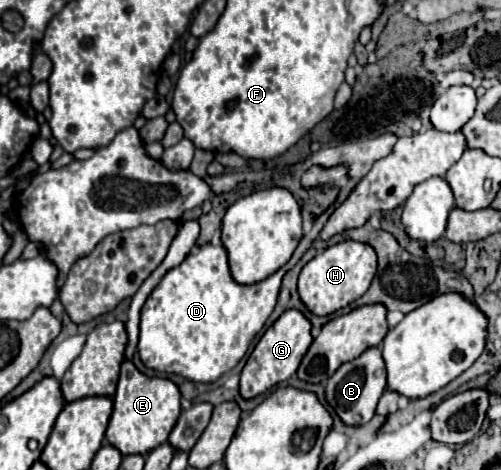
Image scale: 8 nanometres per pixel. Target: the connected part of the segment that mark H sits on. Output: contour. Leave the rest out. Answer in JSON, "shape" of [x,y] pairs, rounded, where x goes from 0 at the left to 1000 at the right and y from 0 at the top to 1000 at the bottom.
{"shape":[[[679,515],[623,549],[599,579],[595,626],[603,647],[631,672],[655,672],[719,634],[750,583],[750,536],[723,515]]]}

